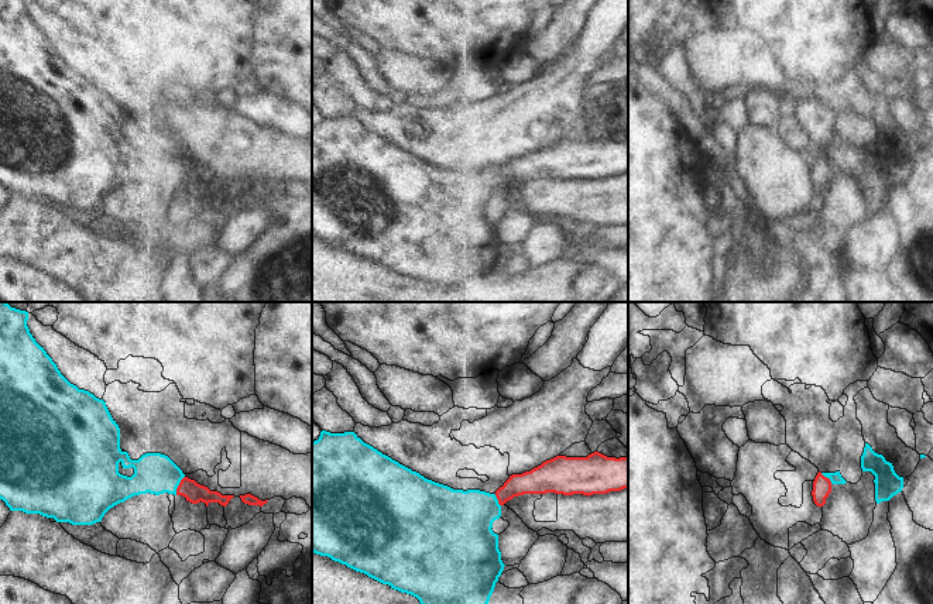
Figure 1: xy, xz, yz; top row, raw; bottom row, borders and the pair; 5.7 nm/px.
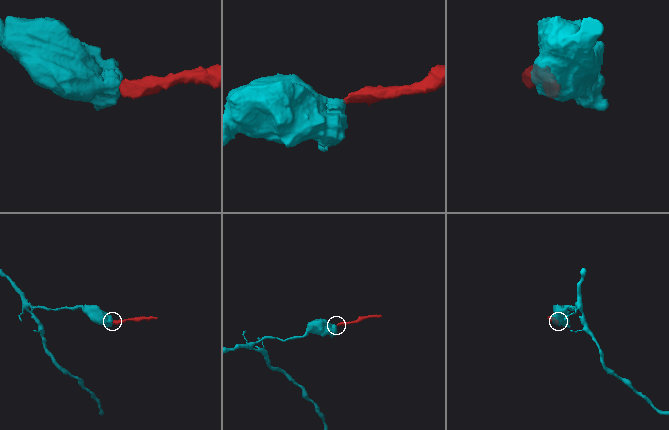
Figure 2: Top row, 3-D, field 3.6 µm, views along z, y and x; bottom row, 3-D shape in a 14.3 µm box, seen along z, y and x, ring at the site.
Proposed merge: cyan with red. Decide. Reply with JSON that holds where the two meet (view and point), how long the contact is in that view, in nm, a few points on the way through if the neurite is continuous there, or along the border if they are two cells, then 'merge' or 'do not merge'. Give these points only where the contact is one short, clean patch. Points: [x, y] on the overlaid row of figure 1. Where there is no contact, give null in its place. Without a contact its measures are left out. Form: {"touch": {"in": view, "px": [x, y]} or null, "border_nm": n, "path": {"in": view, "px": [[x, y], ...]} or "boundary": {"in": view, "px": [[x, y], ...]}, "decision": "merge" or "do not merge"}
{"touch": {"in": "xy", "px": [178, 484]}, "border_nm": 120, "path": {"in": "xy", "px": [[154, 473], [165, 476], [178, 484], [194, 493]]}, "decision": "merge"}

